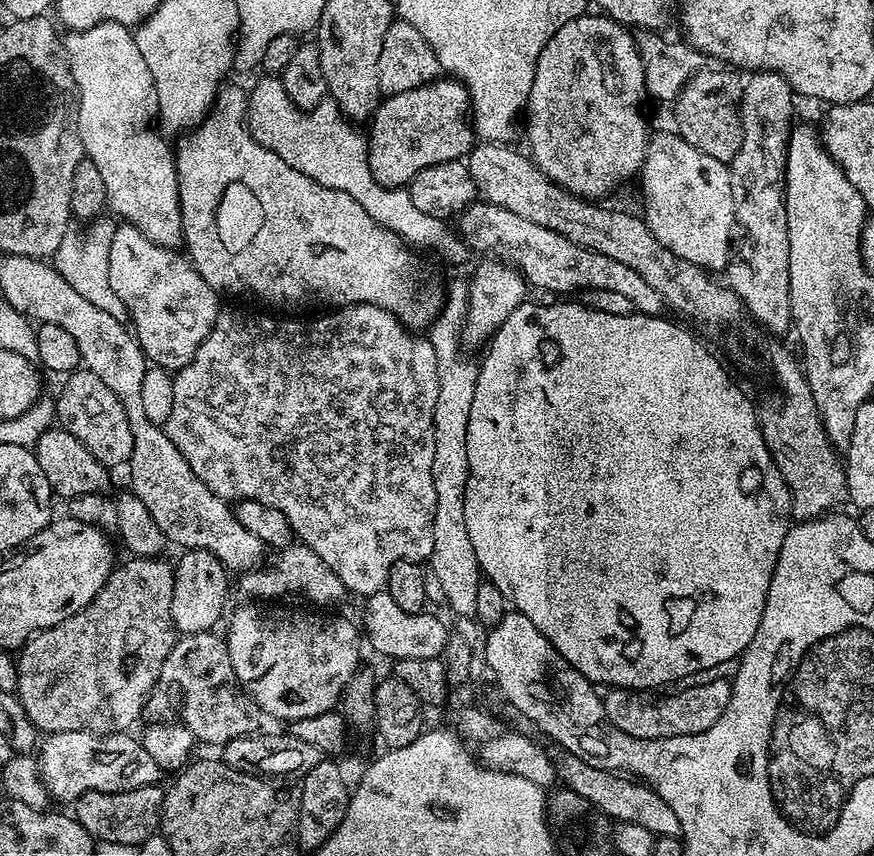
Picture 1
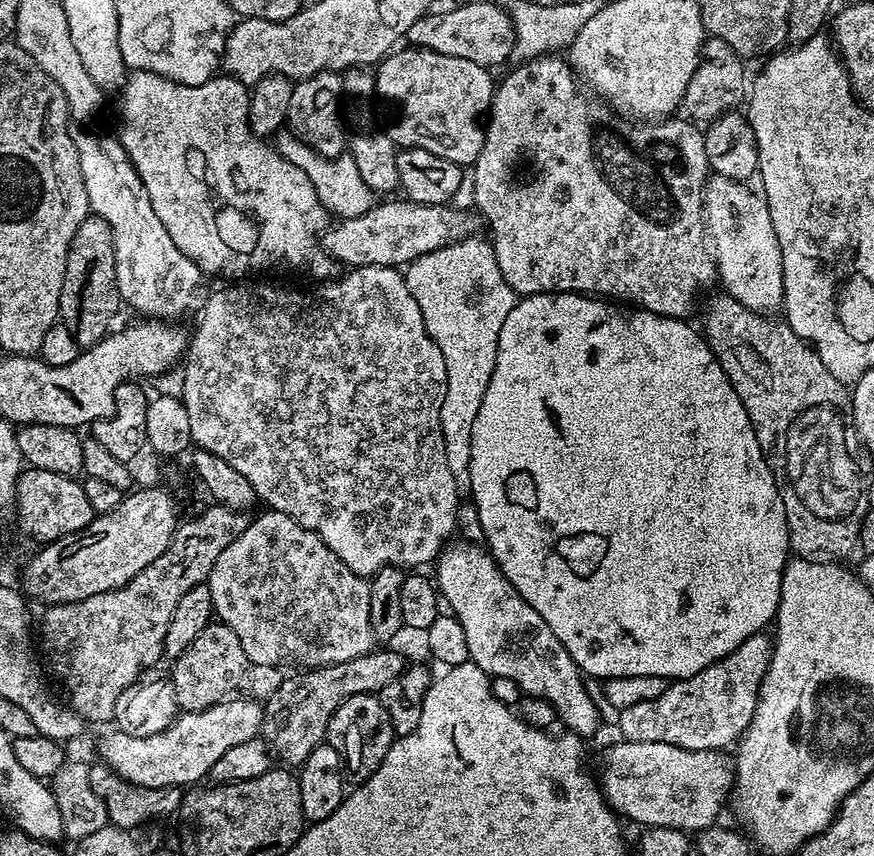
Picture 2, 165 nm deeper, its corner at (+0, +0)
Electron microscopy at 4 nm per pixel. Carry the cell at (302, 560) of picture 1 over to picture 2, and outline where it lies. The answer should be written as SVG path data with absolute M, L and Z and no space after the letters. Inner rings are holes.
M264 510L257 520L255 517L248 529L218 554L218 562L214 562L206 583L213 613L219 623L238 634L242 650L246 650L246 658L254 666L302 664L298 666L312 669L347 662L373 651L369 581L352 573L317 532L286 514Z

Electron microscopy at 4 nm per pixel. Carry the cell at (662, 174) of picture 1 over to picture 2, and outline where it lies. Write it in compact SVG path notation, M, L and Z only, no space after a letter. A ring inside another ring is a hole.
M713 175L704 185L704 223L706 235L714 245L714 259L719 283L724 283L723 291L733 296L742 306L755 312L776 314L784 302L782 282L782 250L774 234L774 222L770 222L770 210L759 191L751 192L747 183L731 180L725 176Z

